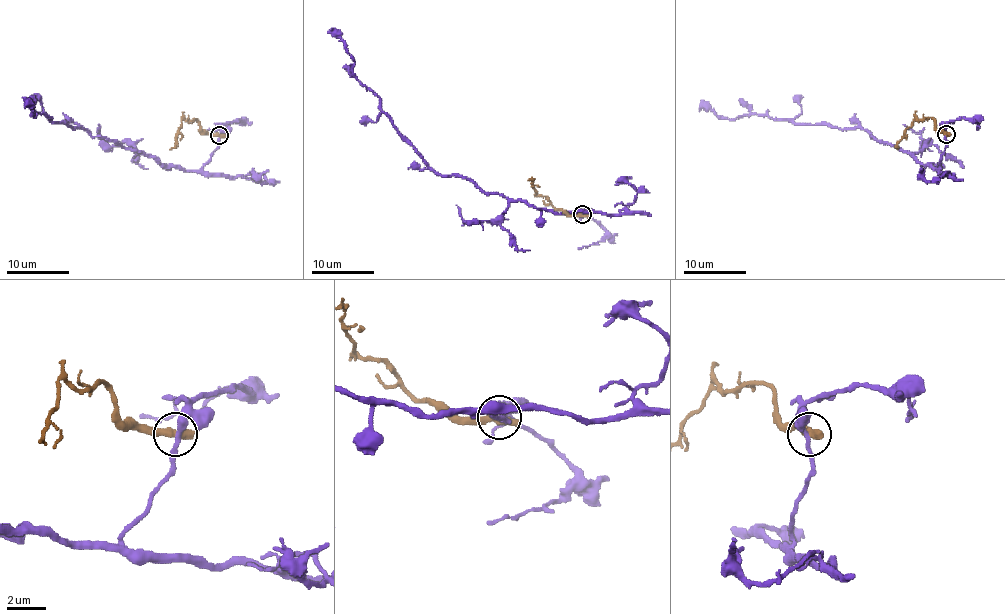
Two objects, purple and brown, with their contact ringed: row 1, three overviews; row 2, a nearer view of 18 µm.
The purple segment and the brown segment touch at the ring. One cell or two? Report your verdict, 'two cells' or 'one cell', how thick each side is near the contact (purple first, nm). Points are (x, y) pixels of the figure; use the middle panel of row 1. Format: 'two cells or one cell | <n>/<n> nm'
two cells | 280/500 nm

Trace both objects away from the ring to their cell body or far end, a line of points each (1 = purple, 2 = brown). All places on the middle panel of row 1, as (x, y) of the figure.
1: (583, 215), (537, 209), (487, 194), (457, 175), (441, 175), (357, 78), (345, 42), (328, 31)
2: (583, 215), (567, 215), (544, 196), (536, 196), (531, 178), (528, 180)

